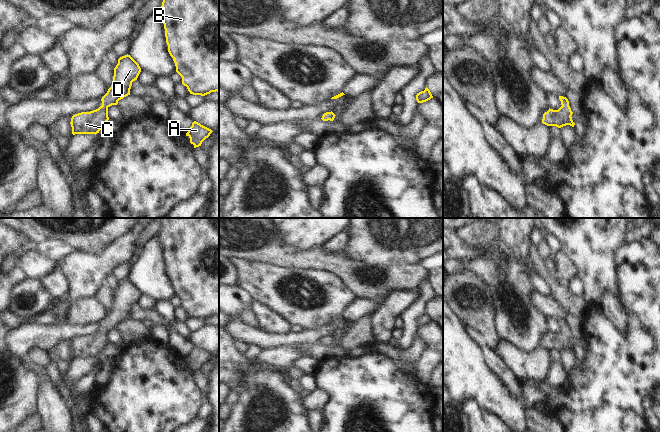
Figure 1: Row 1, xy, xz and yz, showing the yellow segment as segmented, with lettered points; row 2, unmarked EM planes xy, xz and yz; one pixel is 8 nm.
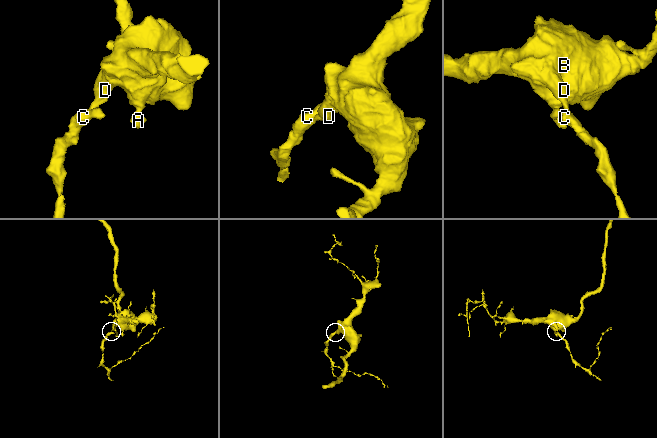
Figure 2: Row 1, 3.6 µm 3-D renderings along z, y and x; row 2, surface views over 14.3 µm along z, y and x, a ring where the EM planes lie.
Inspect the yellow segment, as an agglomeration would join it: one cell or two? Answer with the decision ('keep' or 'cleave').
keep

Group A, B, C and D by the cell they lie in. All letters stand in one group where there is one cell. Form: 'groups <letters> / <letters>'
groups A B C D

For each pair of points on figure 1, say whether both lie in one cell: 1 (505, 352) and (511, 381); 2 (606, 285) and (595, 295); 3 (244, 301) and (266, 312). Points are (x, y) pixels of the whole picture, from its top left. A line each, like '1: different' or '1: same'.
1: different
2: same
3: different

